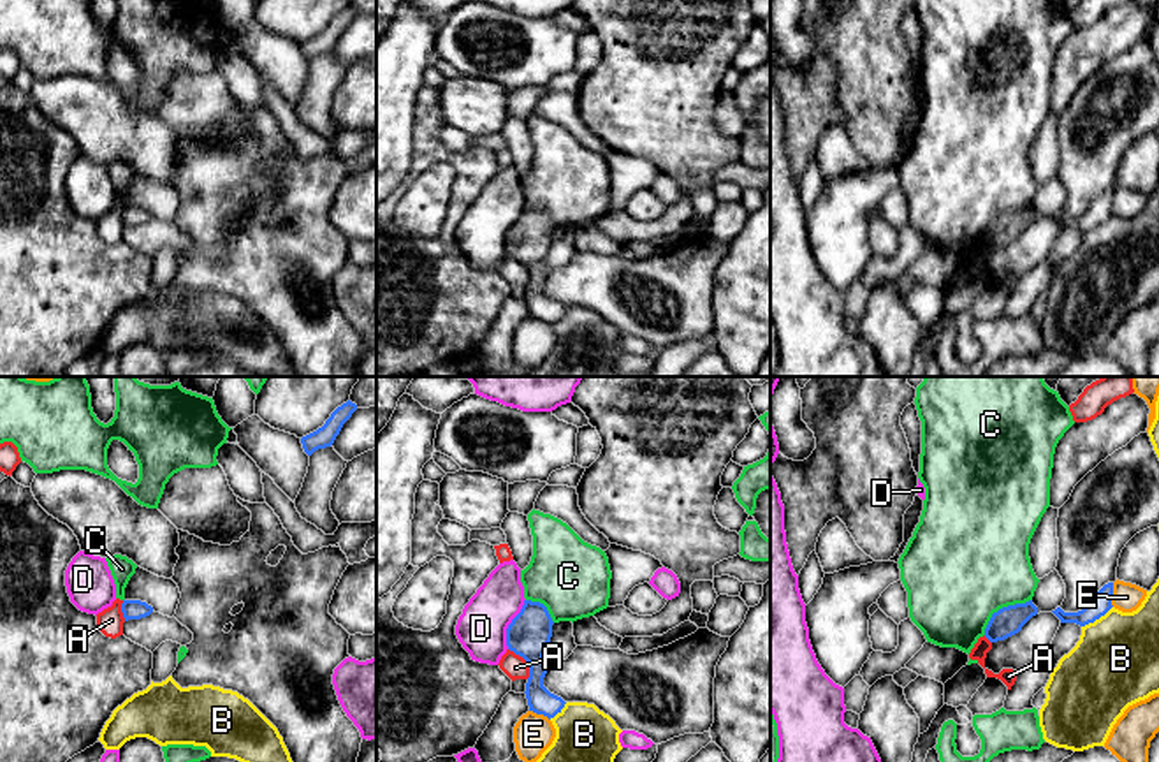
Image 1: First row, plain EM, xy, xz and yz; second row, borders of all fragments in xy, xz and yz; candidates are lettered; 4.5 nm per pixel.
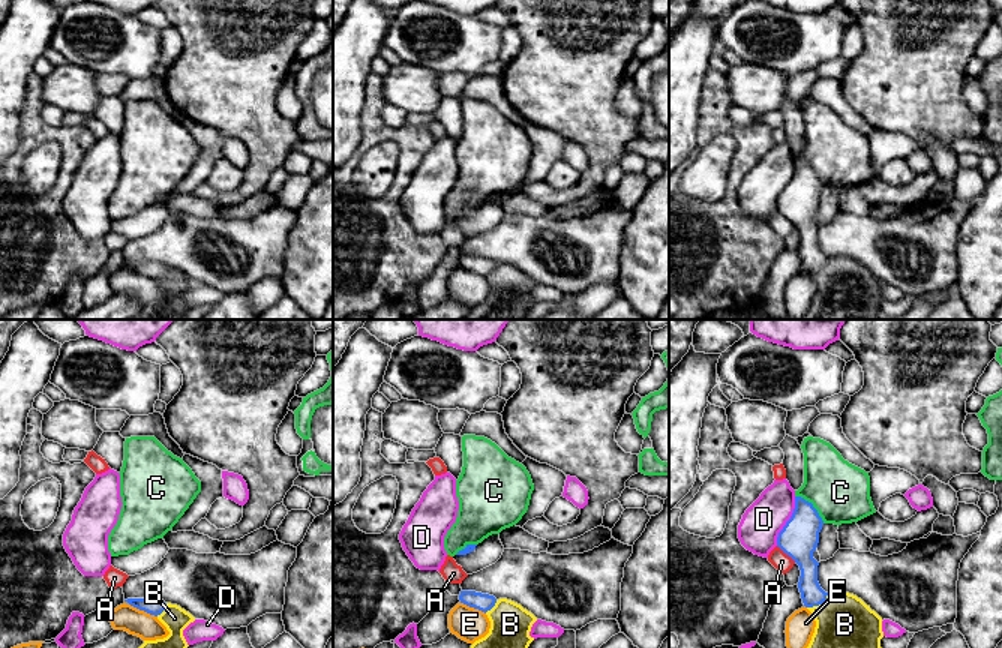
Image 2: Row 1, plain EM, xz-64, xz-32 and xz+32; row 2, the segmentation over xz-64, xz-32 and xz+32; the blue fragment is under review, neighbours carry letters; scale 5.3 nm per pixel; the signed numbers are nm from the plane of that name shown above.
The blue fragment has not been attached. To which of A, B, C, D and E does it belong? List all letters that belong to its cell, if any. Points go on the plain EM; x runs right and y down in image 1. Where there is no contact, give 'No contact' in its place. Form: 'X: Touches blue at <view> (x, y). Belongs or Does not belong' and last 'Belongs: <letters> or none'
A: Touches blue at xz (526, 266). Does not belong
B: Touches blue at yz (1096, 224). Does not belong
C: Touches blue at yz (1003, 213). Does not belong
D: Touches blue at xz (510, 229). Does not belong
E: Touches blue at yz (1112, 199). Does not belong
Belongs: none

